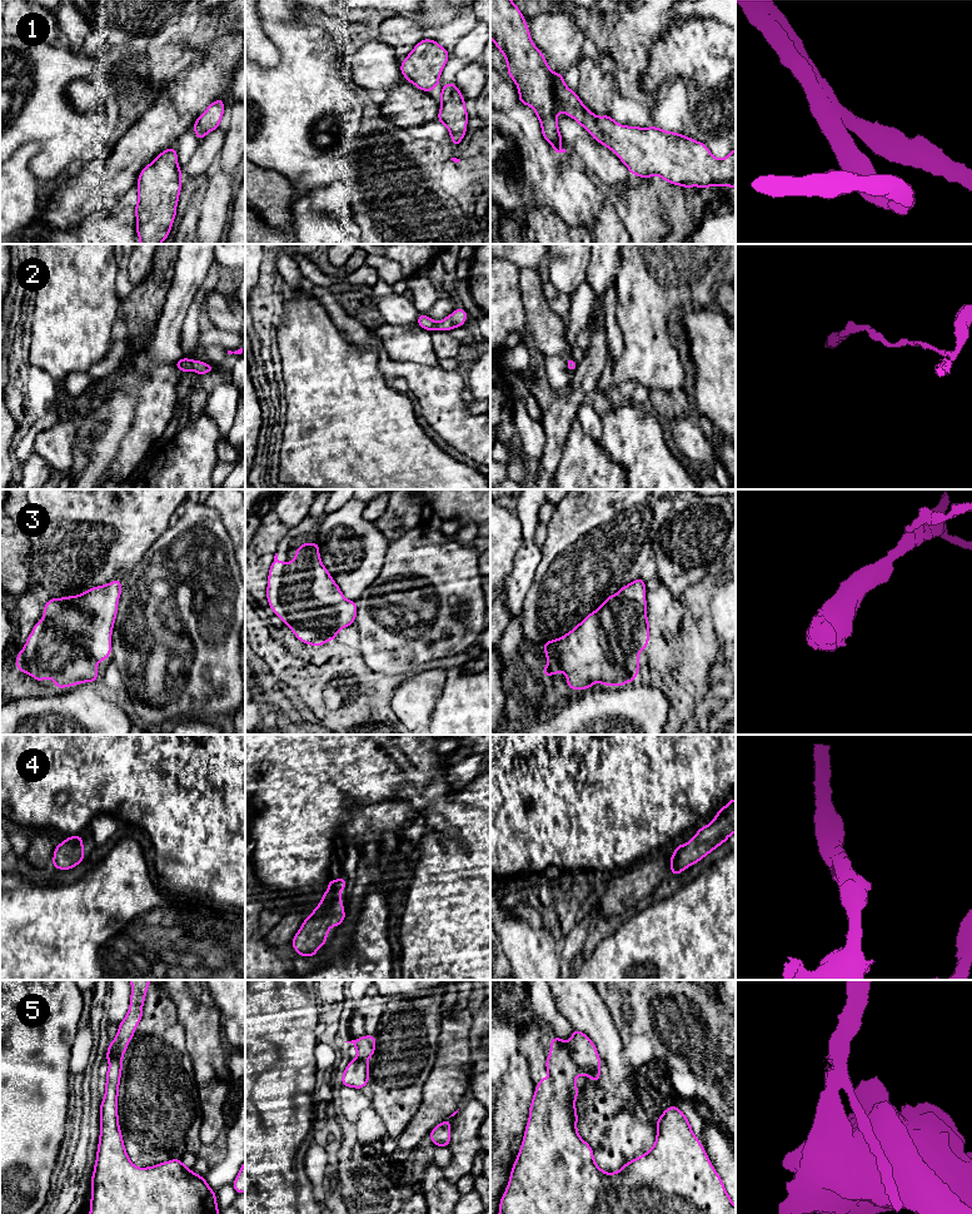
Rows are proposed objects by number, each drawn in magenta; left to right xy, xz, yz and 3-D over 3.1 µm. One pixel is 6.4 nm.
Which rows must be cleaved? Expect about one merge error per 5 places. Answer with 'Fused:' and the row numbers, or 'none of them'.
Fused: 5

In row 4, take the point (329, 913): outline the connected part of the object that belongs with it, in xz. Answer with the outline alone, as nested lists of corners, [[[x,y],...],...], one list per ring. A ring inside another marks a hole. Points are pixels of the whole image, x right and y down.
[[[345,877],[330,880],[329,890],[323,892],[320,904],[304,919],[303,925],[291,940],[299,956],[315,956],[318,947],[324,946],[332,926],[339,926],[345,920],[340,892],[347,885]]]

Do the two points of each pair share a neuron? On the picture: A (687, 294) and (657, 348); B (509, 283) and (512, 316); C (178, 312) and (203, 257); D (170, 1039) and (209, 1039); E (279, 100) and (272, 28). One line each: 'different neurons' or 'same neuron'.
A: same neuron
B: same neuron
C: same neuron
D: different neurons
E: same neuron

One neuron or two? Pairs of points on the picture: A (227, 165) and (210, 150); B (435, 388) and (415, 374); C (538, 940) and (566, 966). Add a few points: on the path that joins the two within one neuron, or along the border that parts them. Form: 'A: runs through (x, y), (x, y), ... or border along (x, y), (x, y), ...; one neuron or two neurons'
A: border along (225, 134), (223, 148), (215, 164); two neurons
B: runs through (430, 384), (420, 379); one neuron
C: border along (561, 961), (559, 966); two neurons

